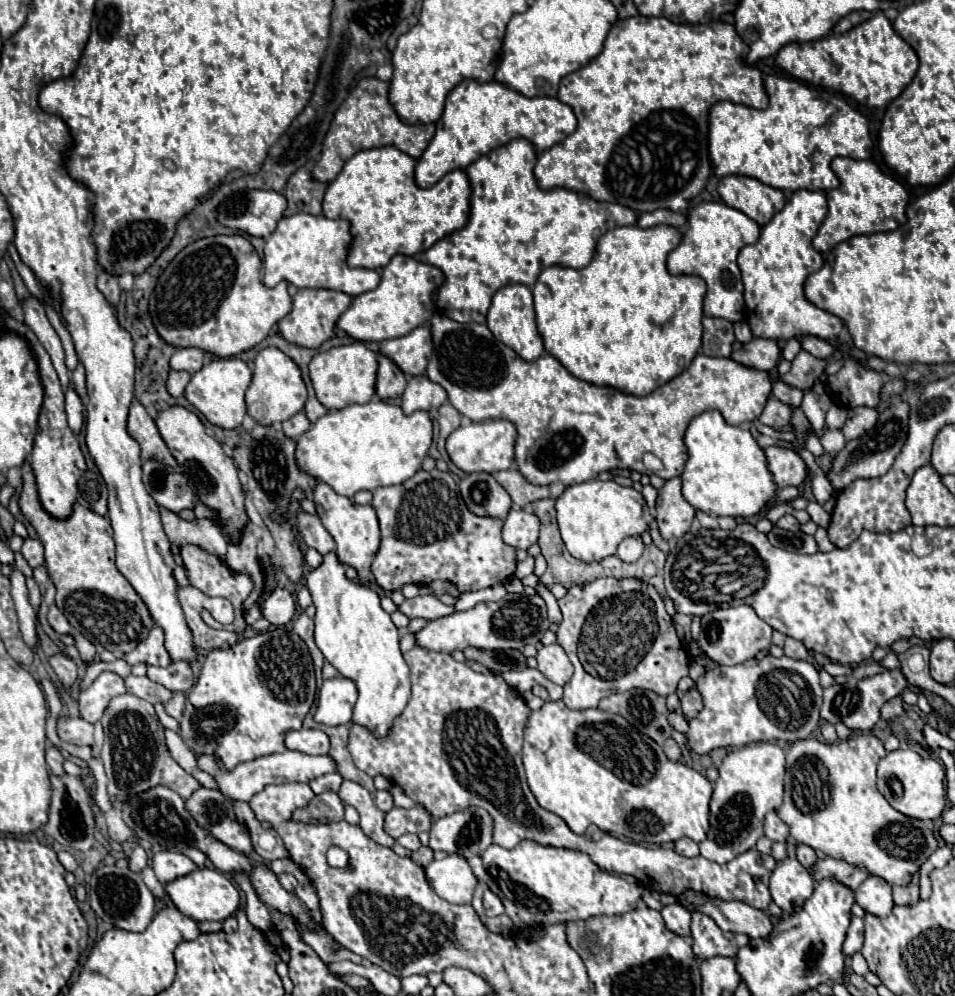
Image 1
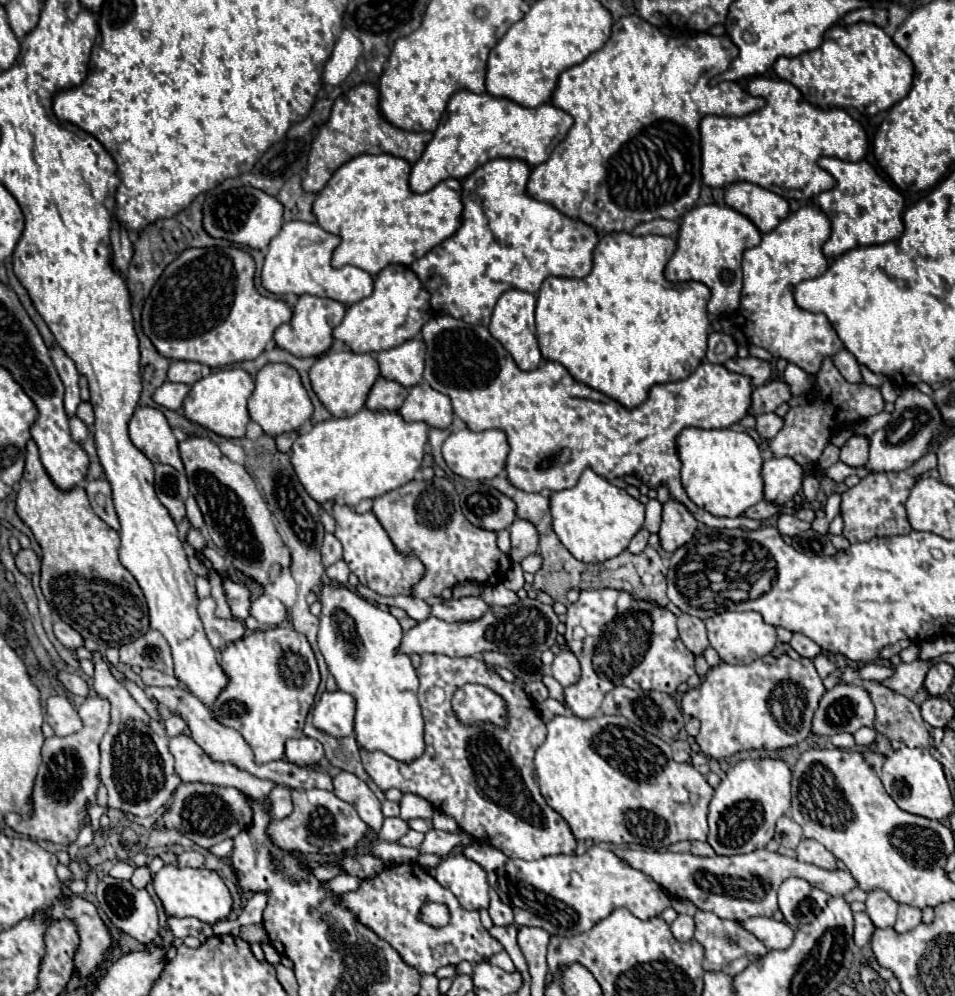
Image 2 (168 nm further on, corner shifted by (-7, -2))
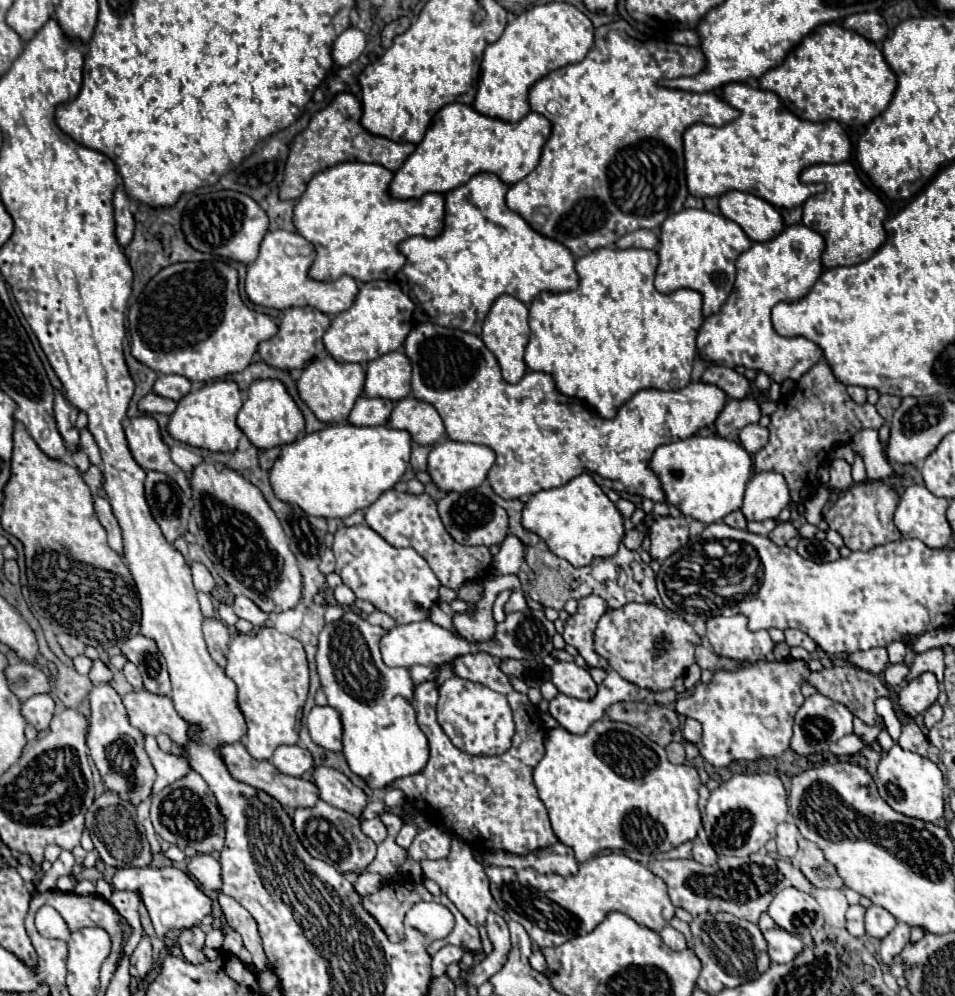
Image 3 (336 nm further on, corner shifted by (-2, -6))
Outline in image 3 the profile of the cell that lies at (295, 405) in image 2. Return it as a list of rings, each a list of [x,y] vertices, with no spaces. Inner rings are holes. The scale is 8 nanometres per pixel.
[[[257,379],[247,389],[247,401],[237,415],[237,425],[257,449],[271,449],[275,445],[295,441],[297,435],[305,429],[305,419],[287,387],[279,379]]]

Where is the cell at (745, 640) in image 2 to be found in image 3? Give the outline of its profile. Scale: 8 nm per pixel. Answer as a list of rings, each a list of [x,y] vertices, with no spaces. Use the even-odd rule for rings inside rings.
[[[743,615],[709,619],[705,637],[717,655],[749,663],[769,657],[775,645],[767,631],[749,631]]]

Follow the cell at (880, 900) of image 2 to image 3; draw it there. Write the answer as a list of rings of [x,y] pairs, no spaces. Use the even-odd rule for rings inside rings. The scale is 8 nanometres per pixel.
[[[871,905],[867,907],[867,913],[865,913],[865,929],[867,929],[867,935],[869,937],[875,937],[875,939],[883,939],[893,927],[895,927],[895,917],[879,907],[879,905]]]

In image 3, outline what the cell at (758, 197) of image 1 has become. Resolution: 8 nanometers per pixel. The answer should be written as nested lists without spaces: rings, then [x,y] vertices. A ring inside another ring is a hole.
[[[727,191],[719,199],[719,209],[753,241],[769,241],[783,231],[781,213],[771,203],[753,193]]]

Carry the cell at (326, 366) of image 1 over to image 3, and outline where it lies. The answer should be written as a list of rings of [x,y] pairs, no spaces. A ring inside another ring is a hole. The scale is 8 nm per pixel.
[[[333,357],[325,359],[315,359],[311,361],[301,379],[297,381],[299,397],[307,403],[307,407],[321,419],[323,423],[345,423],[357,397],[363,393],[365,387],[365,371],[359,363],[339,363]]]

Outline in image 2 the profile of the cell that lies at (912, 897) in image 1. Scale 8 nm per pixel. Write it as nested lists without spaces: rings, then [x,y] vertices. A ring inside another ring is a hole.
[[[900,905],[898,907],[898,921],[894,925],[896,933],[906,933],[910,929],[914,929],[922,919],[922,911],[920,909],[912,909],[910,905]]]

